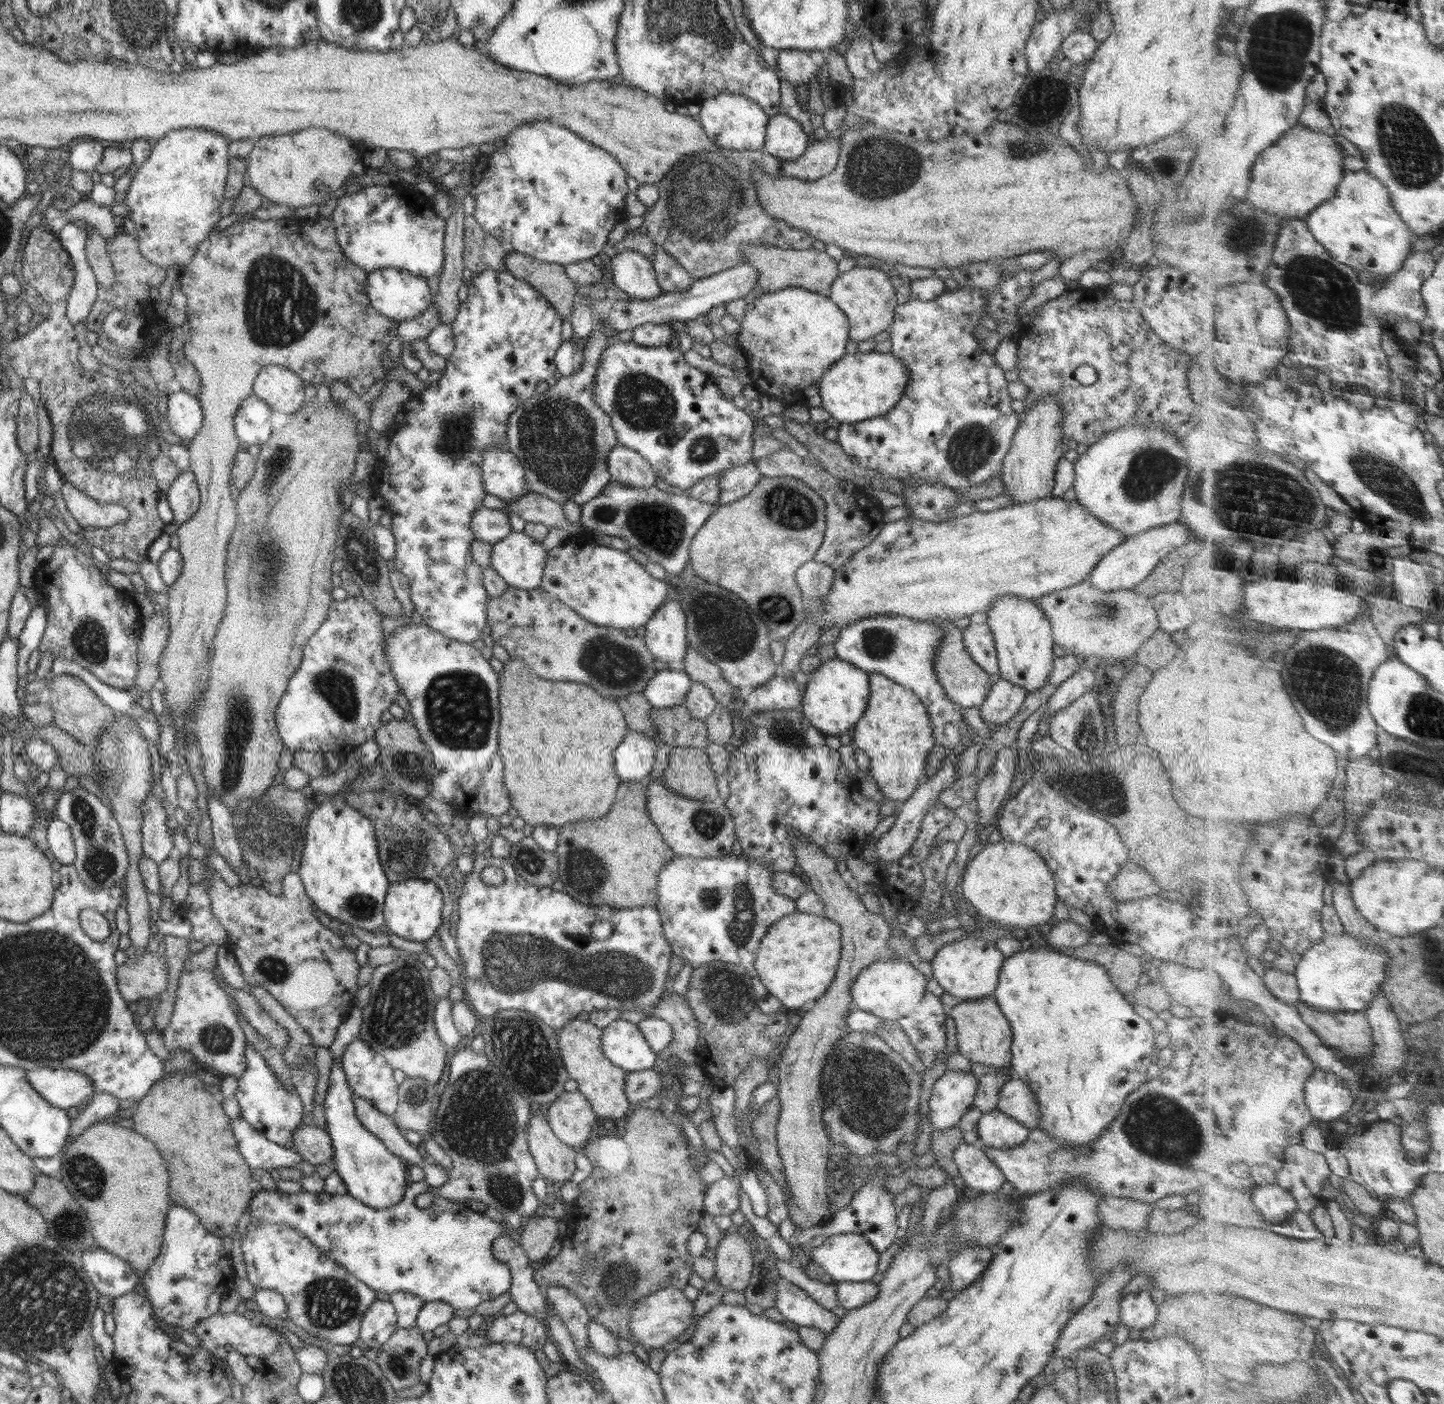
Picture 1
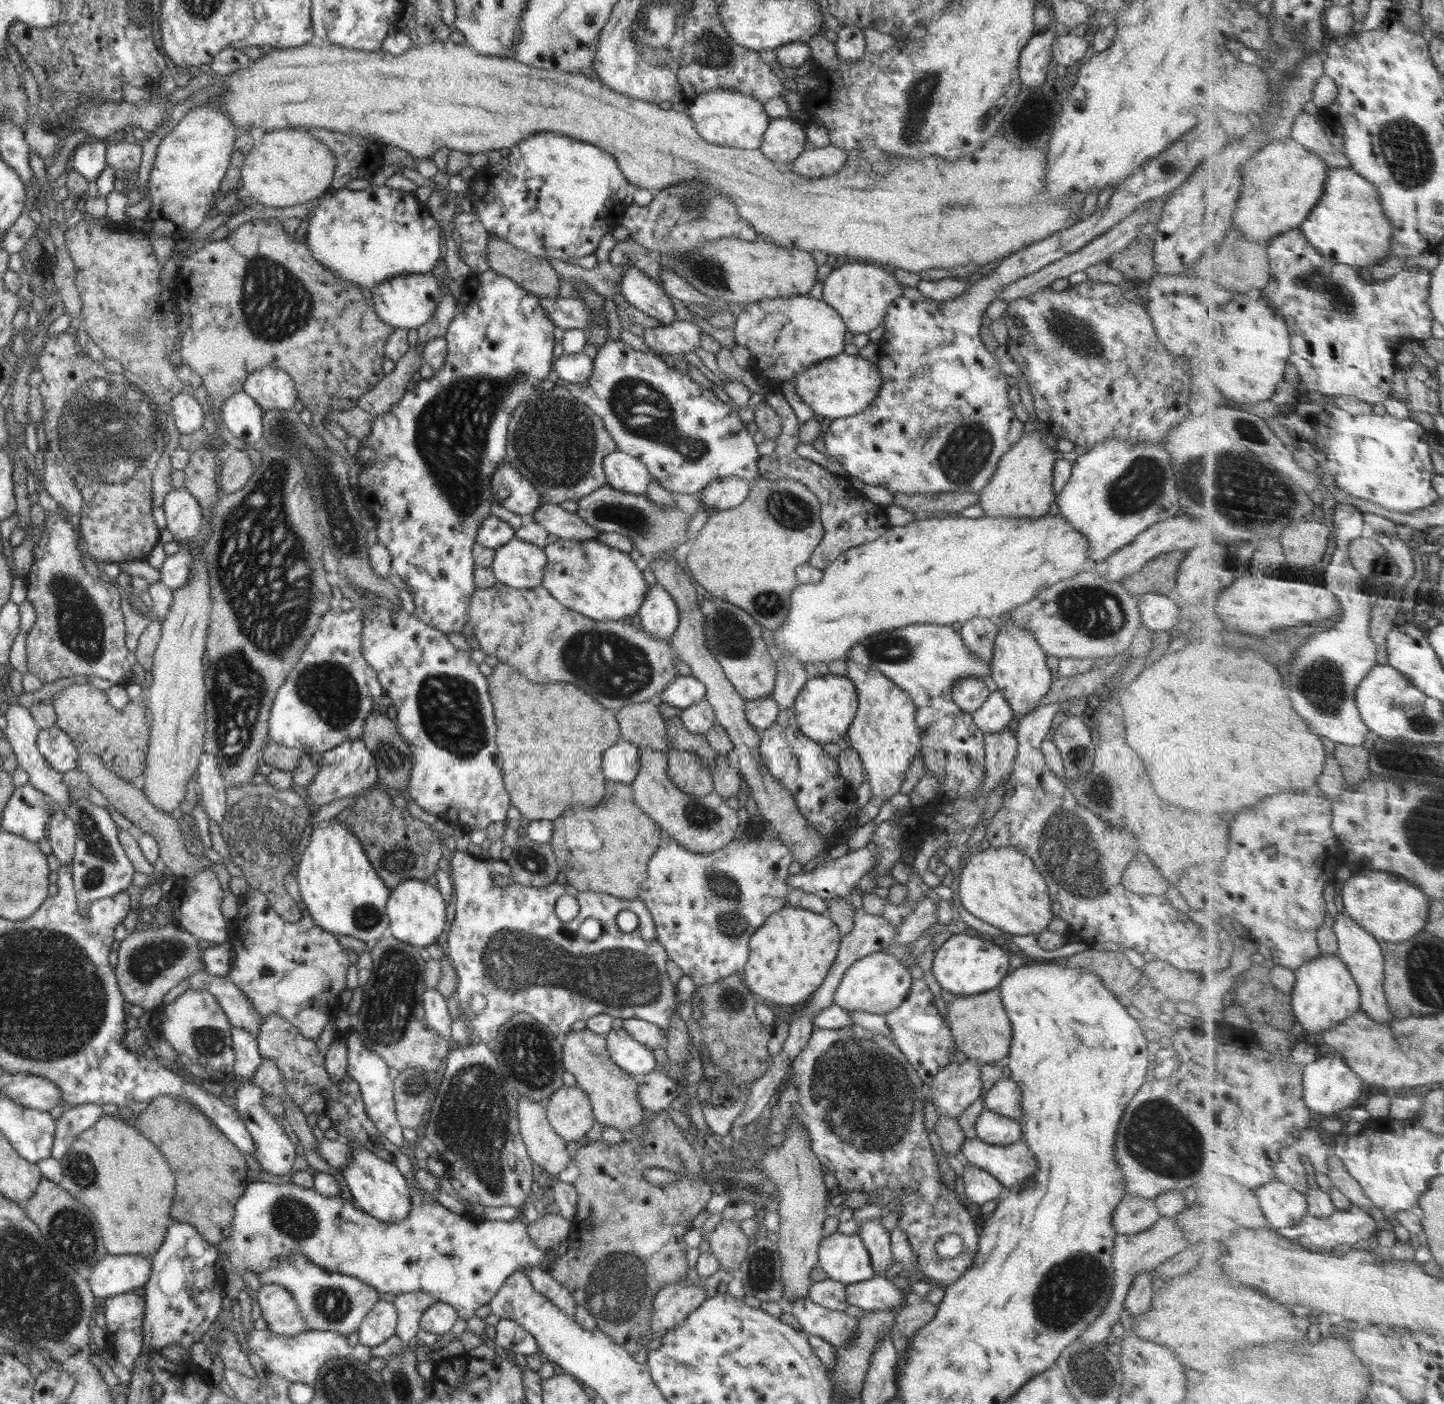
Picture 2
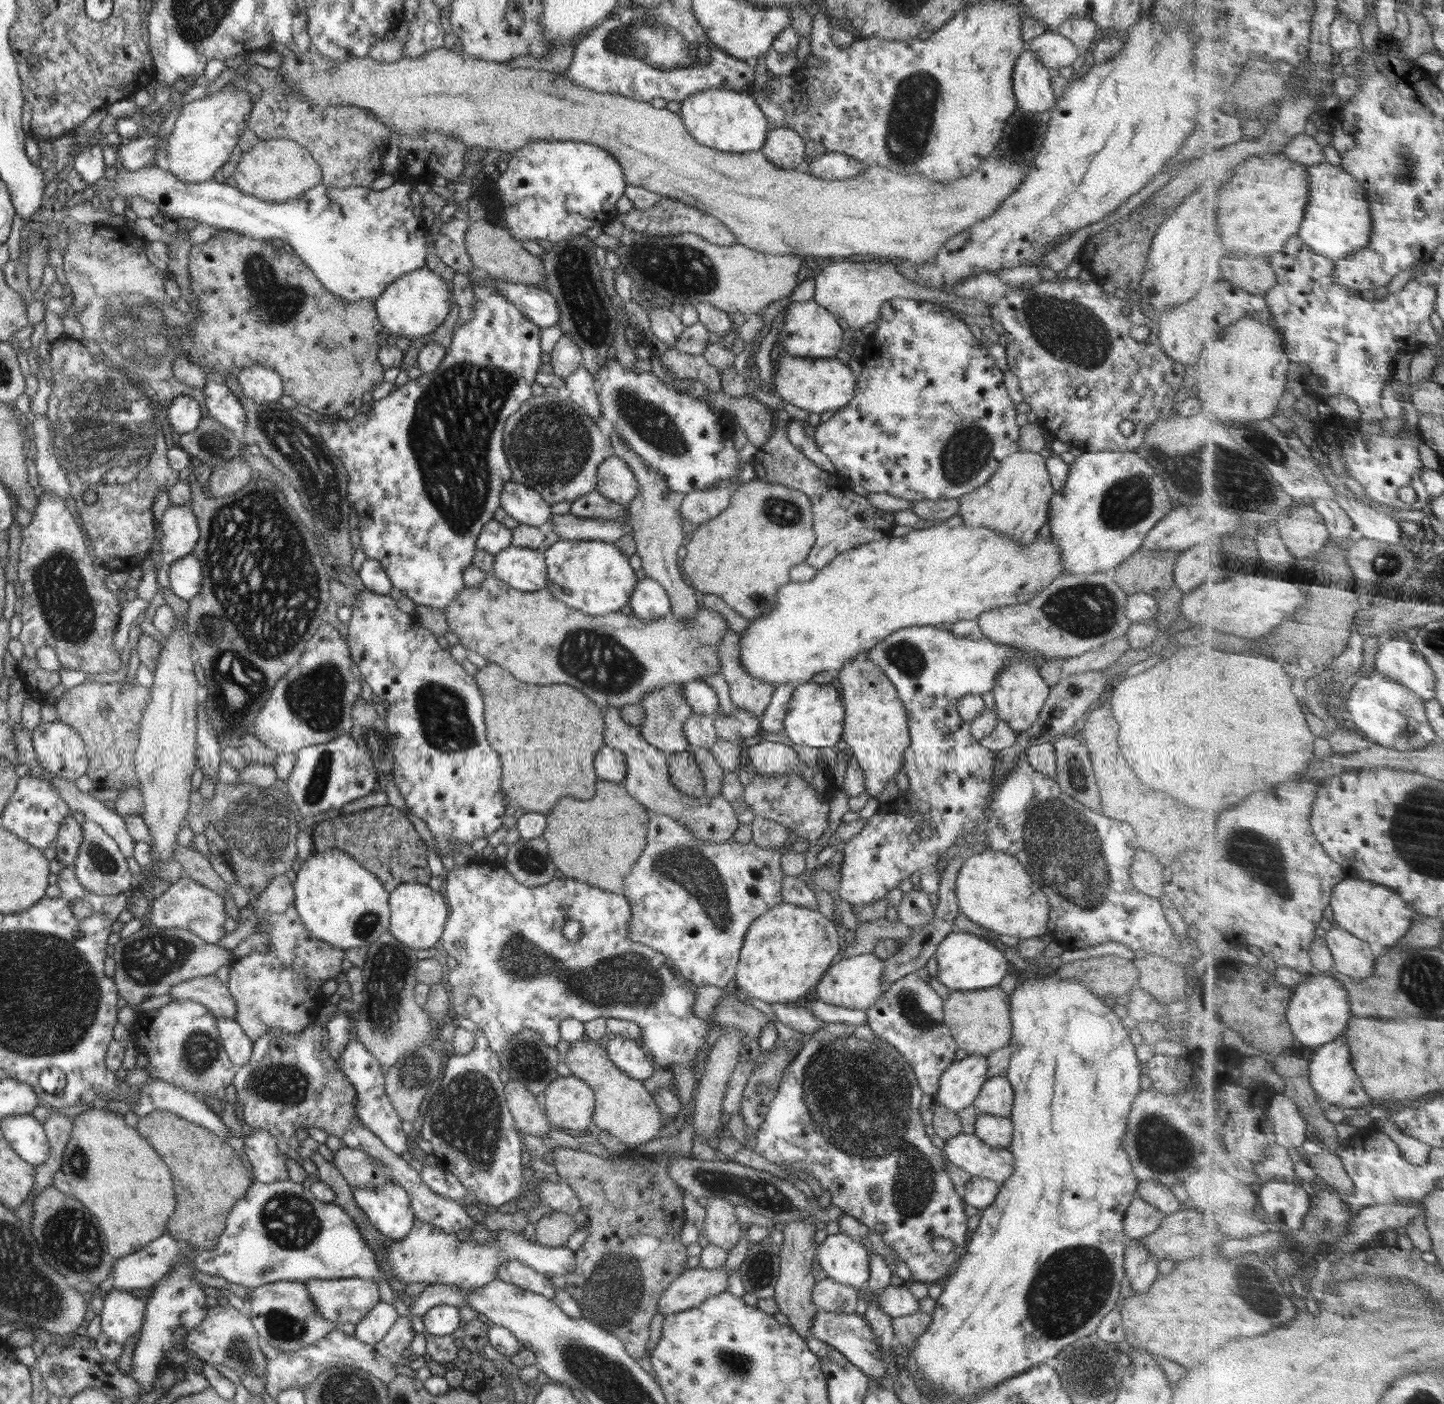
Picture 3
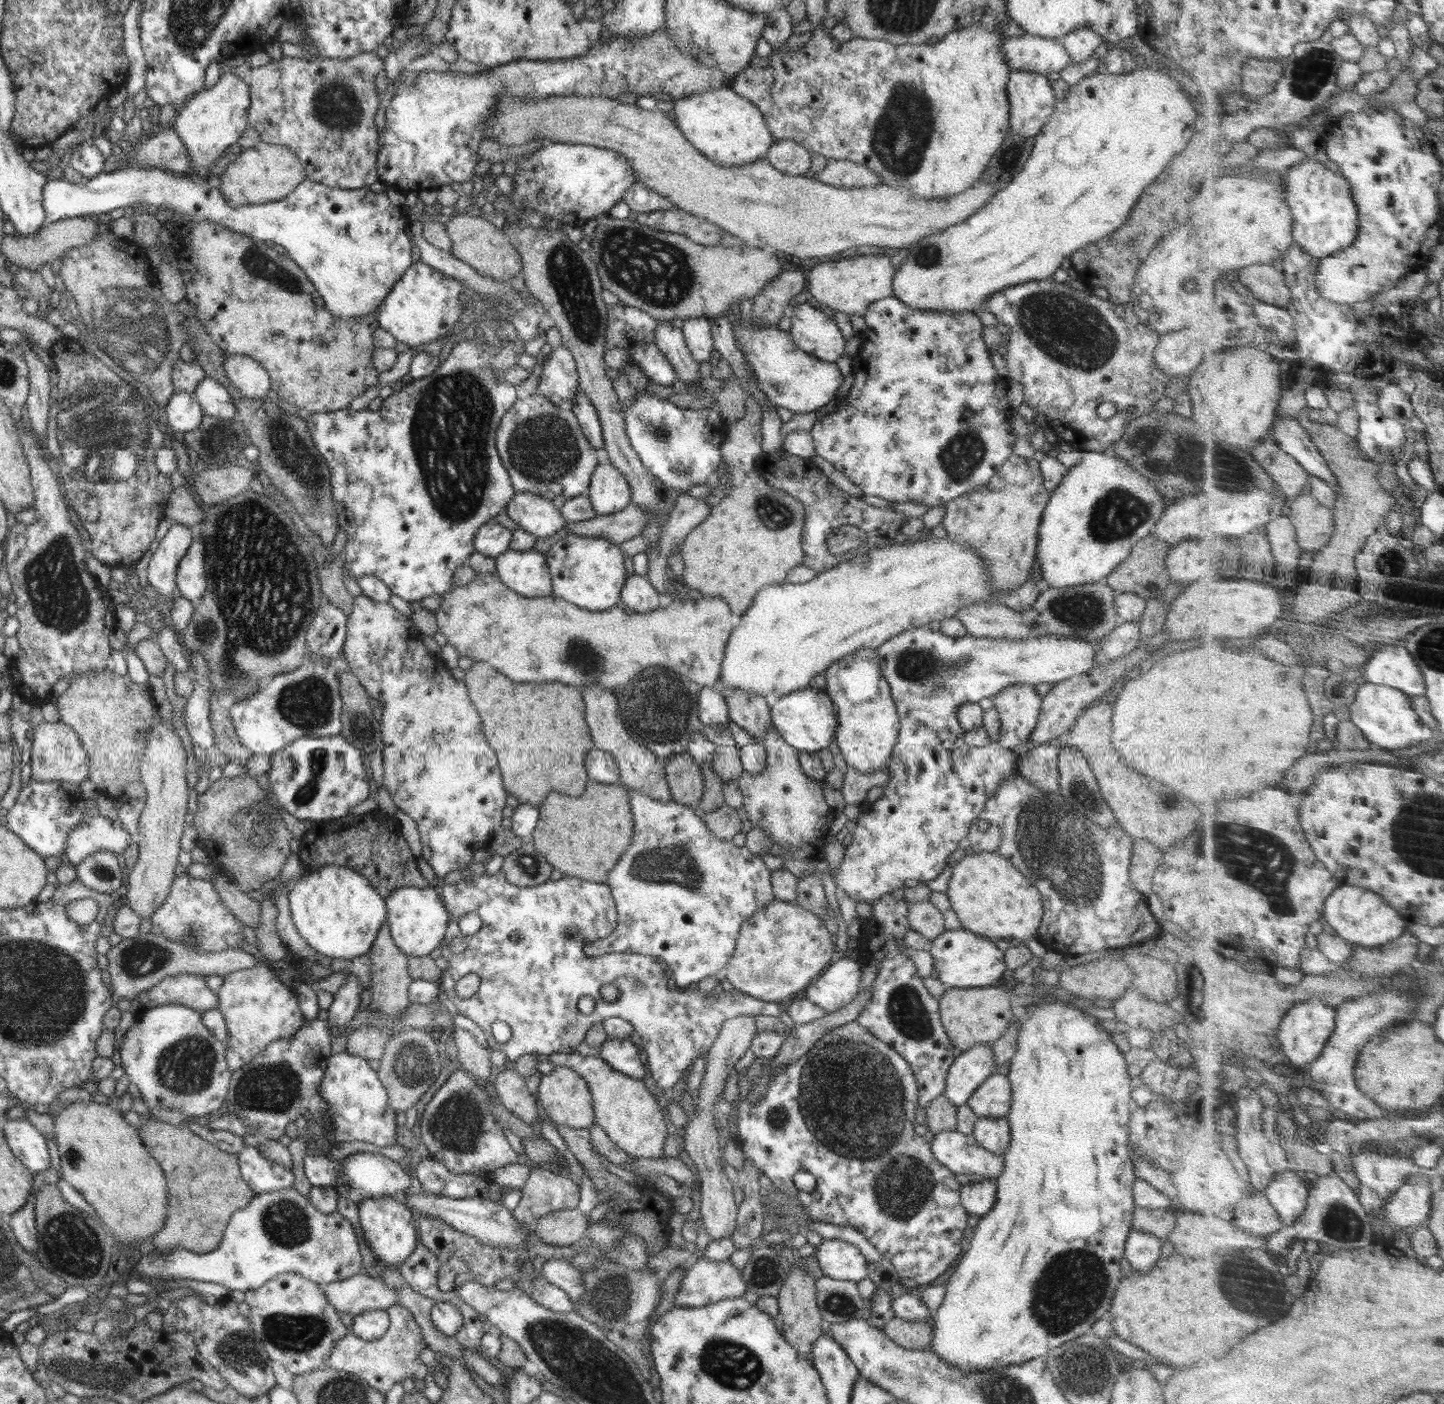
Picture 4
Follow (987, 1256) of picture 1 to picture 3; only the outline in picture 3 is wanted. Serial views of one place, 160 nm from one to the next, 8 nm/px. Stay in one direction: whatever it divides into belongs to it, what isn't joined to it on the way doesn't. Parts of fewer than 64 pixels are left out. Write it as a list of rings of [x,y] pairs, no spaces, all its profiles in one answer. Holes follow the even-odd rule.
[[[827,1023],[806,1036],[802,1050],[791,1060],[791,1063],[784,1071],[776,1097],[769,1105],[769,1112],[766,1114],[764,1123],[760,1124],[756,1132],[754,1150],[756,1154],[759,1154],[768,1162],[776,1164],[786,1171],[798,1169],[798,1171],[806,1171],[812,1177],[816,1177],[822,1186],[822,1190],[827,1193],[824,1199],[825,1203],[837,1206],[844,1215],[853,1216],[862,1224],[868,1226],[870,1231],[880,1233],[882,1241],[893,1250],[896,1258],[903,1260],[904,1264],[910,1268],[911,1277],[914,1280],[931,1285],[938,1278],[946,1276],[952,1268],[957,1269],[958,1263],[966,1254],[968,1244],[966,1234],[968,1234],[969,1228],[967,1220],[969,1216],[964,1213],[964,1200],[958,1195],[958,1191],[954,1189],[954,1185],[946,1172],[948,1164],[946,1164],[945,1154],[932,1144],[931,1138],[925,1132],[925,1125],[920,1114],[923,1094],[922,1089],[917,1083],[914,1071],[910,1068],[902,1054],[884,1039],[880,1039],[866,1024]],[[872,1192],[880,1193],[878,1201],[872,1201]],[[937,1240],[950,1240],[954,1248],[948,1254],[939,1253],[933,1247],[934,1242]]]

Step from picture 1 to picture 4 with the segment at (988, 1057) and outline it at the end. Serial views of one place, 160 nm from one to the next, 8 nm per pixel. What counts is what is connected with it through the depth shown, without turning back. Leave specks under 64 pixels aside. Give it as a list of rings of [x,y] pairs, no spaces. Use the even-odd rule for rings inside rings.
[[[994,985],[978,989],[946,988],[939,1000],[939,1015],[953,1046],[958,1046],[962,1051],[977,1044],[991,1047],[1015,1016],[1010,1007],[1010,997],[1011,992]]]

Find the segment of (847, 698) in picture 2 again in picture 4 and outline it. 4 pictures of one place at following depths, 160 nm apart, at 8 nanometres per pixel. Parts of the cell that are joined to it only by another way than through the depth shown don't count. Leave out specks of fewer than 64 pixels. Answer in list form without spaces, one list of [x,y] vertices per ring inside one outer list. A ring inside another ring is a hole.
[[[806,687],[785,696],[770,706],[771,724],[778,734],[798,752],[819,753],[828,750],[837,727],[834,703],[824,690]]]

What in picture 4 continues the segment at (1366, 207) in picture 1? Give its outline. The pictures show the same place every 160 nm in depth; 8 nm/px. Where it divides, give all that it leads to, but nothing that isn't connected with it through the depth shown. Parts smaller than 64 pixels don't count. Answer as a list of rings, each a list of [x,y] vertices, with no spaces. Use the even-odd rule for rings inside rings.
[[[1315,158],[1306,159],[1306,162],[1284,172],[1288,174],[1288,203],[1294,211],[1295,242],[1305,247],[1306,252],[1322,259],[1349,249],[1361,233],[1361,211],[1354,199],[1350,180],[1343,175],[1338,176],[1334,170]]]

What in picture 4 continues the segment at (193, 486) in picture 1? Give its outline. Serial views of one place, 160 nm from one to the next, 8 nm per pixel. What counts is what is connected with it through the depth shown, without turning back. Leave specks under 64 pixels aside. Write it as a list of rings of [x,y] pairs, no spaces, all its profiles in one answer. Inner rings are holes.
[[[172,522],[157,549],[153,551],[147,568],[147,579],[156,592],[168,599],[177,594],[177,566],[192,541],[190,527]]]

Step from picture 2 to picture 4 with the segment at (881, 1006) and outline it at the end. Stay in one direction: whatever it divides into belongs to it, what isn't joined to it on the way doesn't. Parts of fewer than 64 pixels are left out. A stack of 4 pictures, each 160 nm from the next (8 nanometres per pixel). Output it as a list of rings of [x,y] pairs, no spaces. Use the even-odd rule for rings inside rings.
[[[841,958],[831,962],[824,972],[806,988],[806,998],[827,1012],[834,1012],[852,1002],[860,992],[862,964]]]

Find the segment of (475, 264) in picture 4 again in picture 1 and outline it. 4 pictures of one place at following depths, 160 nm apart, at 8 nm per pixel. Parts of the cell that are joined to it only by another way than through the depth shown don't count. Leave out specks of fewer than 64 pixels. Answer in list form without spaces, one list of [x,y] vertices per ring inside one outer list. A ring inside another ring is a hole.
[[[508,250],[505,267],[516,279],[529,283],[556,310],[562,319],[571,316],[576,305],[576,289],[566,275],[563,265],[544,262],[516,251]]]

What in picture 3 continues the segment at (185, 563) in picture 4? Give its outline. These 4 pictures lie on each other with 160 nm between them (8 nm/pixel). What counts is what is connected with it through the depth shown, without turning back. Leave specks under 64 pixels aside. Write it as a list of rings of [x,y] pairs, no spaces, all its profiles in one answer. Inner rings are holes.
[[[193,553],[172,562],[168,569],[170,588],[176,596],[189,601],[200,592],[203,574],[200,561]]]

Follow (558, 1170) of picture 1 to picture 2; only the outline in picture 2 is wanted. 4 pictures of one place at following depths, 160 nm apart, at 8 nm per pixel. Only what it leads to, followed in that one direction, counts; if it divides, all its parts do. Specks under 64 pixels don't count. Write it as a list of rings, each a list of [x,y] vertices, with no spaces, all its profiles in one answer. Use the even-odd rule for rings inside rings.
[[[518,1099],[518,1125],[531,1160],[551,1180],[573,1162],[572,1147],[549,1126],[544,1103]]]

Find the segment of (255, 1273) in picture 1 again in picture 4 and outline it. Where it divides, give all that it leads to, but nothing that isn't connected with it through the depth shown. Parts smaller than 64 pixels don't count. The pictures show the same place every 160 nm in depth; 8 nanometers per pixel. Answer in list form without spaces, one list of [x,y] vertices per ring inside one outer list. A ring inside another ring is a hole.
[[[364,1272],[341,1281],[321,1285],[328,1302],[341,1313],[356,1316],[369,1310],[387,1310],[398,1303],[398,1295],[380,1278]]]

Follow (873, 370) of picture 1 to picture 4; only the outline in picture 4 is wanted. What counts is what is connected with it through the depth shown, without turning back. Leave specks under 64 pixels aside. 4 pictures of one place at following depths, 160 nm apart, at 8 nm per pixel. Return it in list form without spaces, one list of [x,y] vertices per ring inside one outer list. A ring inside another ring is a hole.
[[[737,318],[730,319],[732,323],[733,333],[741,346],[749,368],[753,368],[757,387],[769,398],[776,407],[788,408],[792,413],[810,413],[816,412],[818,408],[828,404],[832,399],[837,398],[836,390],[844,380],[843,374],[837,367],[836,363],[824,362],[814,355],[808,354],[800,350],[791,338],[787,328],[783,331],[778,329],[777,324],[761,329],[754,329],[750,321],[745,321],[741,325],[736,325]]]

